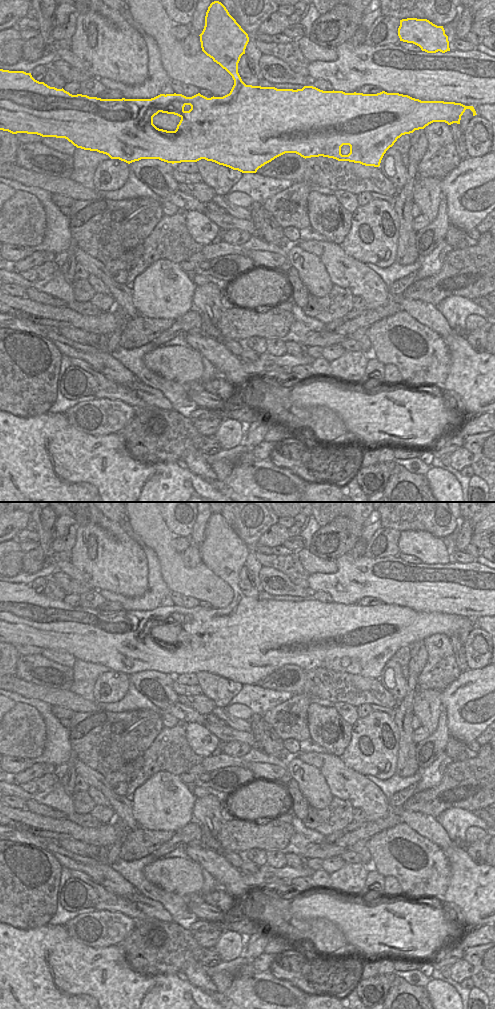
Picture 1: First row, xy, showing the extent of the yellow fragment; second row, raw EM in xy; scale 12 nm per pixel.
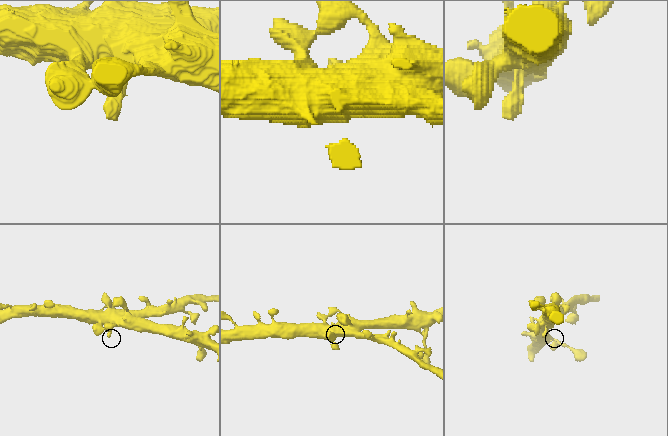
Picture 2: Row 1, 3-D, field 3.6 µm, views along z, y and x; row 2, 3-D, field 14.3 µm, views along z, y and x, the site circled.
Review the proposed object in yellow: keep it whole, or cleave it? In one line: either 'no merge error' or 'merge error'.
no merge error

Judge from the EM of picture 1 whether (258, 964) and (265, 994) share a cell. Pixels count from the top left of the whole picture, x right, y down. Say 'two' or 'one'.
two

